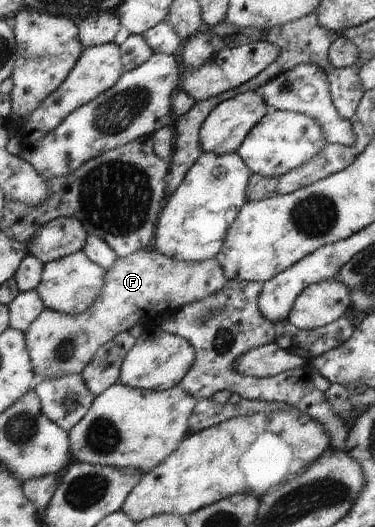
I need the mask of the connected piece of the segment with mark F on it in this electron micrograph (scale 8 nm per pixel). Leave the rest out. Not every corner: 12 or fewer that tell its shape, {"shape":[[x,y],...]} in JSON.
{"shape":[[217,257],[118,258],[87,312],[43,309],[25,335],[38,380],[80,374],[135,324],[223,290]]}

